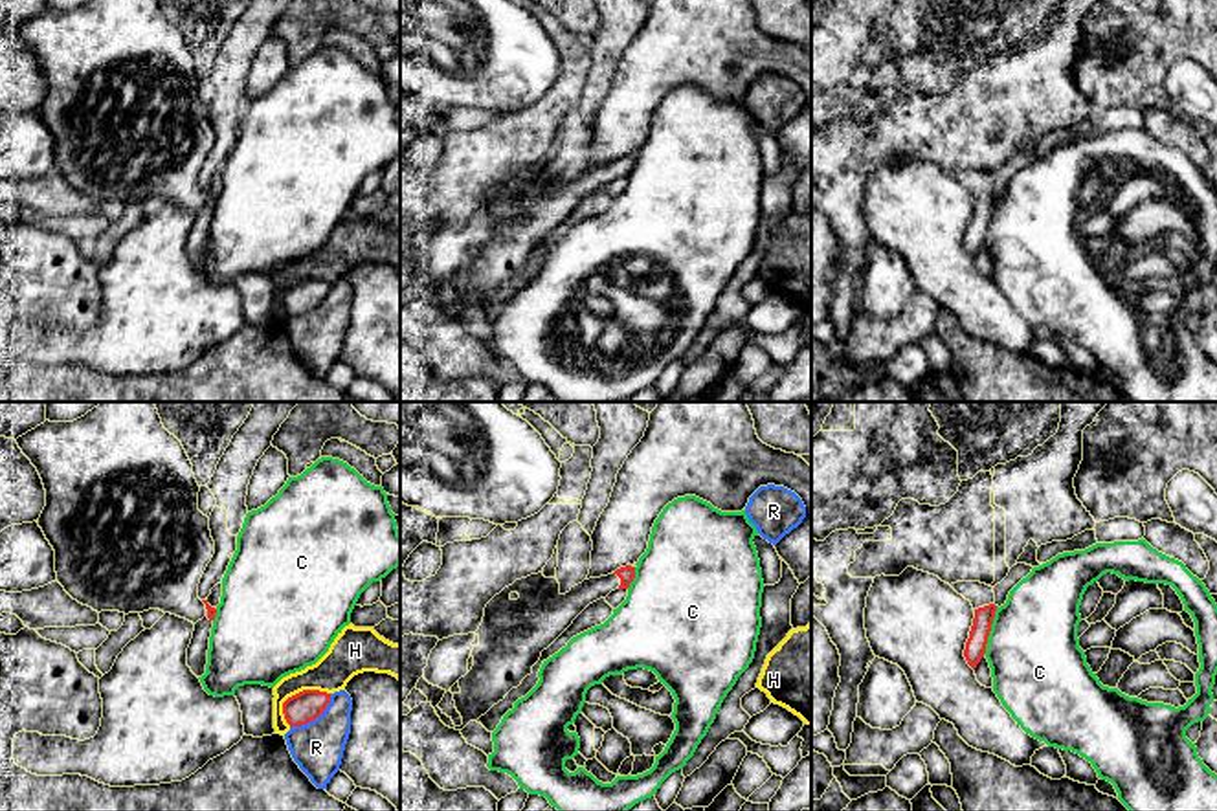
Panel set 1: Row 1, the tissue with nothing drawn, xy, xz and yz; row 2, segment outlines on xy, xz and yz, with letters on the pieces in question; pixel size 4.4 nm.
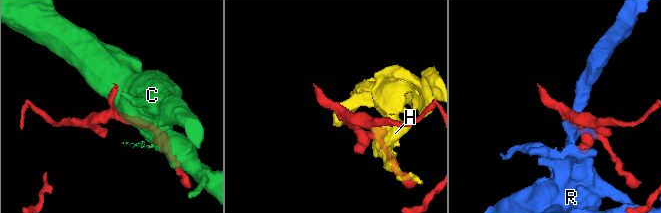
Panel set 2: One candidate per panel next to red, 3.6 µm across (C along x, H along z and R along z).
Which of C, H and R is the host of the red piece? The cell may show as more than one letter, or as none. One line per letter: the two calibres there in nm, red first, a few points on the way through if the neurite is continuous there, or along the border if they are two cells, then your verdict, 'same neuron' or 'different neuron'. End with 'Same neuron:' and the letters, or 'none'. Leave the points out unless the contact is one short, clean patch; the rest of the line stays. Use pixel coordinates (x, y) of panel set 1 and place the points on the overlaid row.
C: calibres 90 and 400 nm; border yz (997, 606), (982, 654); different neuron
H: calibres 140 and 160 nm; different neuron
R: calibres 140 and 220 nm; different neuron
Same neuron: none

